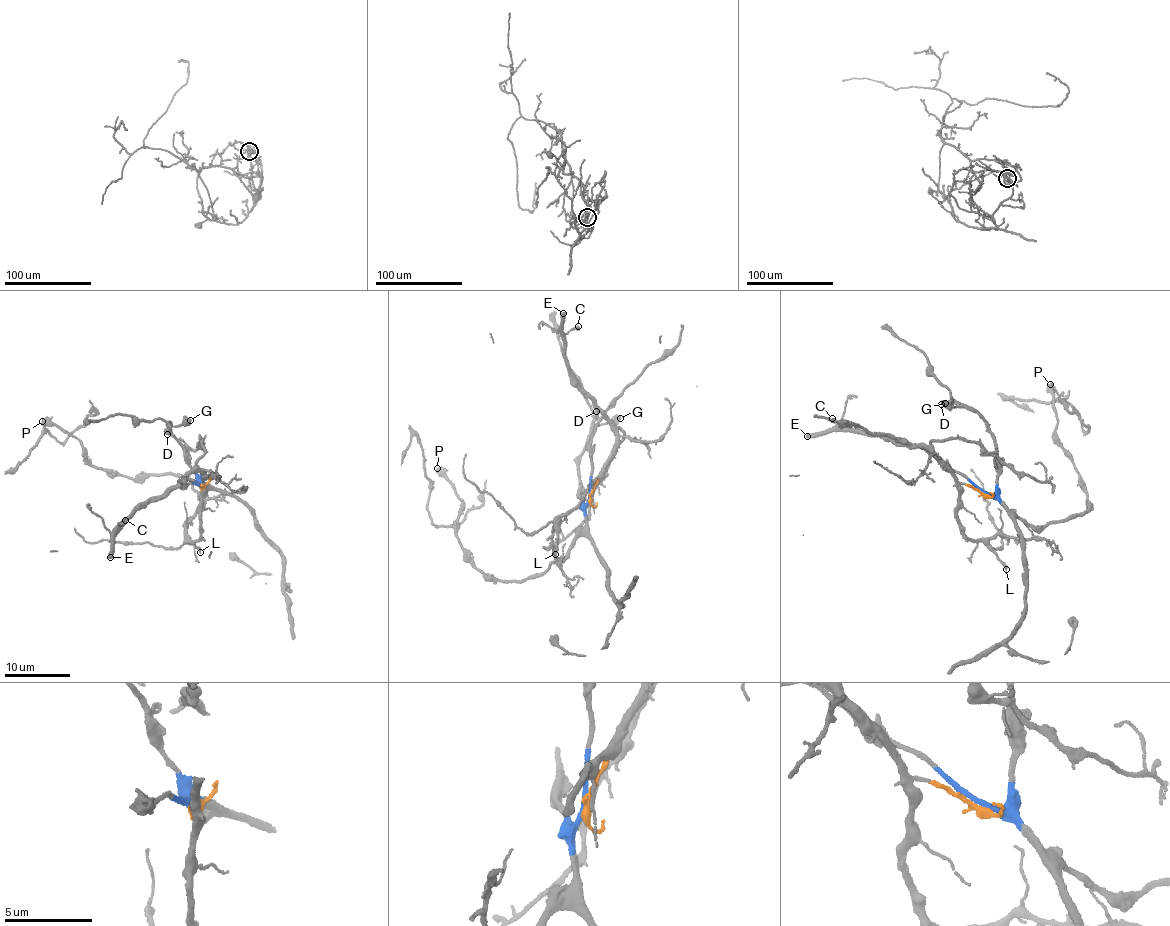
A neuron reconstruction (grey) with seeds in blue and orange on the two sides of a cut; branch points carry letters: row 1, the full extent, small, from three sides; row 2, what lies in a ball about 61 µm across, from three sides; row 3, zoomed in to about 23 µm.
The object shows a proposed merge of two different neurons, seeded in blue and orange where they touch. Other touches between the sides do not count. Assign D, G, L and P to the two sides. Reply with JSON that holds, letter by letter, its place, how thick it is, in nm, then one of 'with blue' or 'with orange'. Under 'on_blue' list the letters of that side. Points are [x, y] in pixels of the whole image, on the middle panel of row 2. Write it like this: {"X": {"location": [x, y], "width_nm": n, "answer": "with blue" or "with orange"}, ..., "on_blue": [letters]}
{"D": {"location": [596, 411], "width_nm": 550, "answer": "with blue"}, "G": {"location": [620, 418], "width_nm": 550, "answer": "with blue"}, "L": {"location": [555, 554], "width_nm": 240, "answer": "with orange"}, "P": {"location": [437, 468], "width_nm": 550, "answer": "with blue"}, "on_blue": ["D", "G", "P"]}

